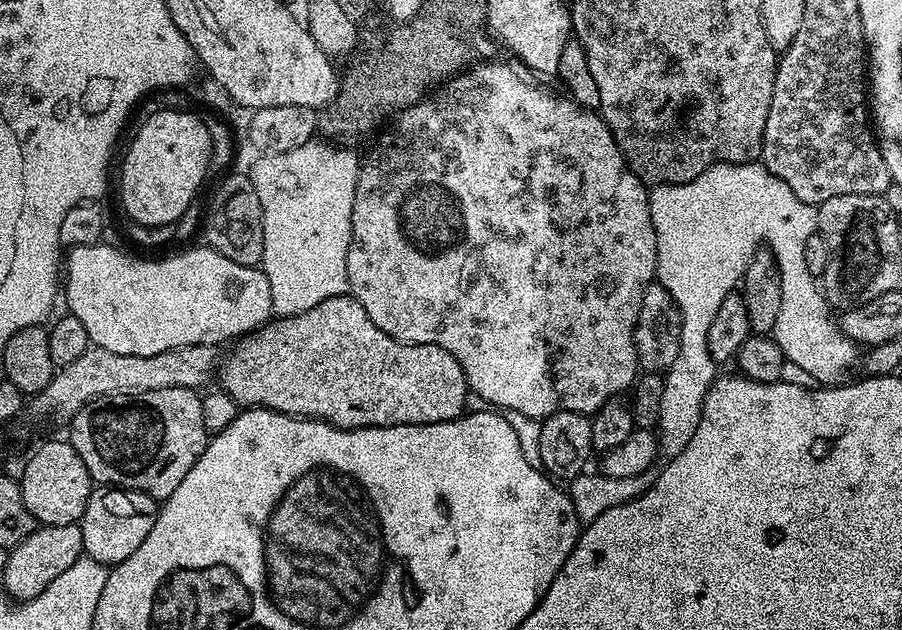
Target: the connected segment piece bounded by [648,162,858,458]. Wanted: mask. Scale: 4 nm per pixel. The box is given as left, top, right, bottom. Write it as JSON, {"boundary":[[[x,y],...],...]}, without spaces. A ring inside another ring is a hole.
{"boundary":[[[753,162],[750,164],[715,164],[710,166],[702,174],[698,174],[698,178],[694,178],[685,184],[658,184],[655,185],[648,193],[648,201],[650,202],[650,214],[654,222],[654,234],[656,235],[656,280],[670,294],[670,298],[674,298],[674,302],[680,311],[680,321],[684,323],[682,326],[682,334],[680,335],[680,349],[678,350],[678,358],[663,373],[664,389],[662,390],[662,406],[660,407],[660,419],[658,421],[658,448],[661,453],[665,452],[665,457],[671,458],[678,455],[682,450],[686,450],[686,446],[690,442],[690,438],[694,438],[694,430],[698,430],[698,422],[702,414],[702,406],[706,394],[710,390],[713,380],[718,375],[718,365],[715,360],[710,358],[708,347],[706,346],[706,333],[710,330],[710,321],[714,319],[714,314],[718,314],[718,306],[722,306],[722,298],[726,298],[726,294],[737,291],[738,285],[744,279],[744,271],[750,262],[750,258],[762,245],[766,246],[768,251],[773,252],[776,256],[776,265],[780,268],[780,285],[782,286],[782,306],[780,307],[780,322],[778,325],[778,343],[785,361],[789,365],[792,364],[800,372],[805,372],[809,376],[809,381],[819,382],[824,386],[832,386],[837,382],[843,381],[844,376],[852,367],[858,364],[858,346],[855,342],[840,329],[837,317],[830,311],[830,305],[824,299],[821,285],[818,283],[817,277],[810,274],[810,269],[806,267],[806,238],[817,235],[816,227],[816,209],[817,205],[802,202],[802,198],[798,198],[798,194],[794,194],[794,190],[790,190],[790,186],[786,186],[786,182],[782,182],[782,178],[778,178],[774,174],[770,174],[770,170],[765,168],[763,163]]]}

